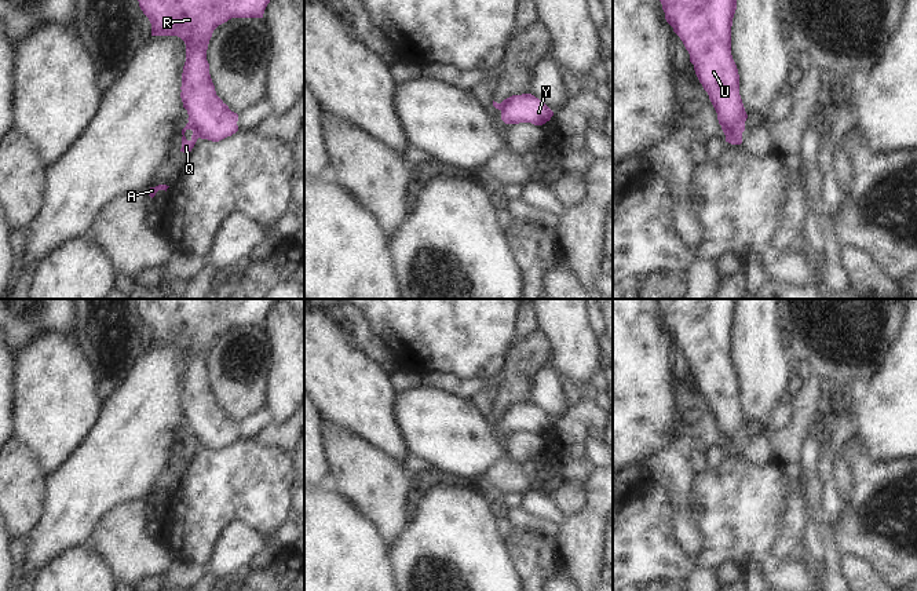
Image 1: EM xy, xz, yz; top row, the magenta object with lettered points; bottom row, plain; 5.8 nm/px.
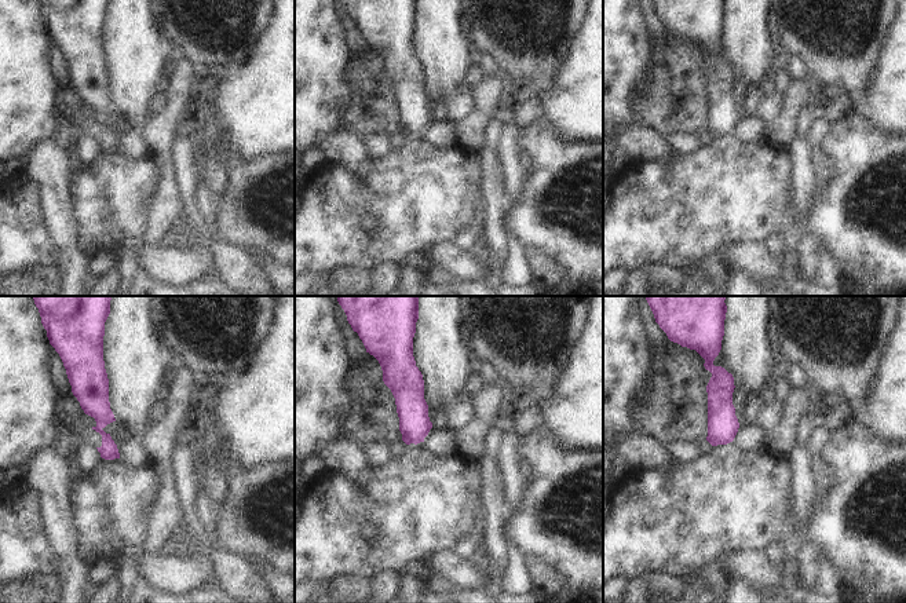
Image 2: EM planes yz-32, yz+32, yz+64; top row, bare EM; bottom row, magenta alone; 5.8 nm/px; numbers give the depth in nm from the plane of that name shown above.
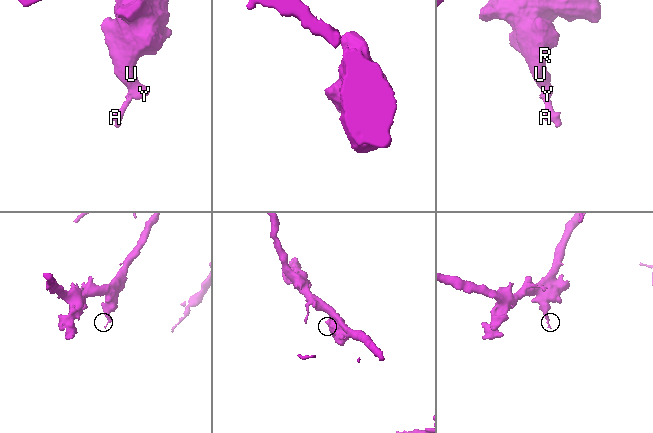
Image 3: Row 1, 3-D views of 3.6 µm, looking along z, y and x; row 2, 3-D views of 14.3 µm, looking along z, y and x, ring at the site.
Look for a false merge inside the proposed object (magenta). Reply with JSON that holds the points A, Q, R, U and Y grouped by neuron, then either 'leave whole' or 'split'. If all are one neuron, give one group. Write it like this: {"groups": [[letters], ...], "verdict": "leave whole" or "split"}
{"groups": [["A", "Q"], ["R", "U", "Y"]], "verdict": "split"}

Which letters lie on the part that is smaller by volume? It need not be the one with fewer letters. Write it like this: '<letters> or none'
A, Q

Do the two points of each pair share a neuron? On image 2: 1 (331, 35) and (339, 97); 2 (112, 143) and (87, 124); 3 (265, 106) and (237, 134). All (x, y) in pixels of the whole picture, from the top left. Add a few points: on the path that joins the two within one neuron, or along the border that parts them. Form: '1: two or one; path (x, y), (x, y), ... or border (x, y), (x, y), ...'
1: one; path (331, 50), (331, 81)
2: one; path (106, 138), (92, 127)
3: one; path (258, 113), (244, 127)

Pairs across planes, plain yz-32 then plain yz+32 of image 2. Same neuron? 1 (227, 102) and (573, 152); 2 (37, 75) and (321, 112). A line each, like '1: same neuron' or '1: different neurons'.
1: different neurons
2: same neuron

